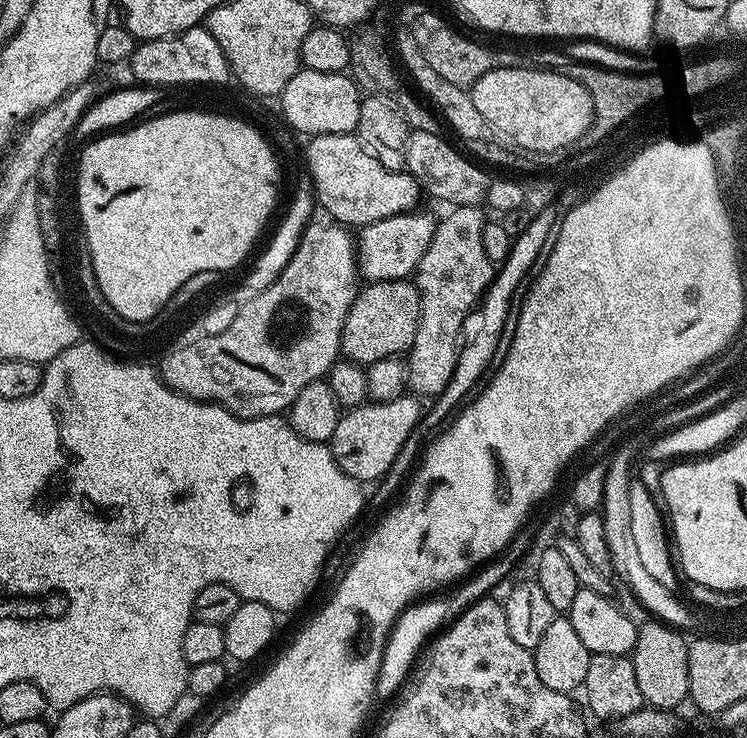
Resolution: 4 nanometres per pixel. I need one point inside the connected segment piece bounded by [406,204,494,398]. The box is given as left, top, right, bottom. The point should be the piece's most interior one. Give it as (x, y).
(454, 274)

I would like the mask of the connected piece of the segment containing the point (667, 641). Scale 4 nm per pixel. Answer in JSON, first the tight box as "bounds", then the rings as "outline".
{"bounds":[630,618,688,710],"outline":[[[648,618],[636,629],[636,645],[630,653],[634,662],[634,674],[638,677],[638,687],[642,690],[645,705],[676,710],[680,703],[688,700],[688,646],[675,627],[669,626],[659,619]]]}

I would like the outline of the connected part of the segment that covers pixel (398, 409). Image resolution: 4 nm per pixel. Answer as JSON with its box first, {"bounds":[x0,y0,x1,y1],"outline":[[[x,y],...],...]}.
{"bounds":[330,394,422,482],"outline":[[[405,394],[393,400],[365,402],[345,411],[330,441],[332,456],[340,469],[357,482],[376,482],[381,476],[385,476],[394,458],[398,458],[398,450],[402,450],[402,442],[410,438],[410,434],[420,423],[422,407],[420,408],[419,402],[421,403],[415,395]]]}

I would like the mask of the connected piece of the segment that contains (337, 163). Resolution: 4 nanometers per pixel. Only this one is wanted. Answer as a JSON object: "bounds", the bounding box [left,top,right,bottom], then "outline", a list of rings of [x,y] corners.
{"bounds":[307,132,422,226],"outline":[[[343,132],[313,136],[307,143],[307,175],[312,178],[312,190],[319,207],[321,204],[333,221],[344,226],[363,226],[413,211],[419,205],[416,203],[422,197],[420,183],[406,170],[382,166],[355,135]]]}

